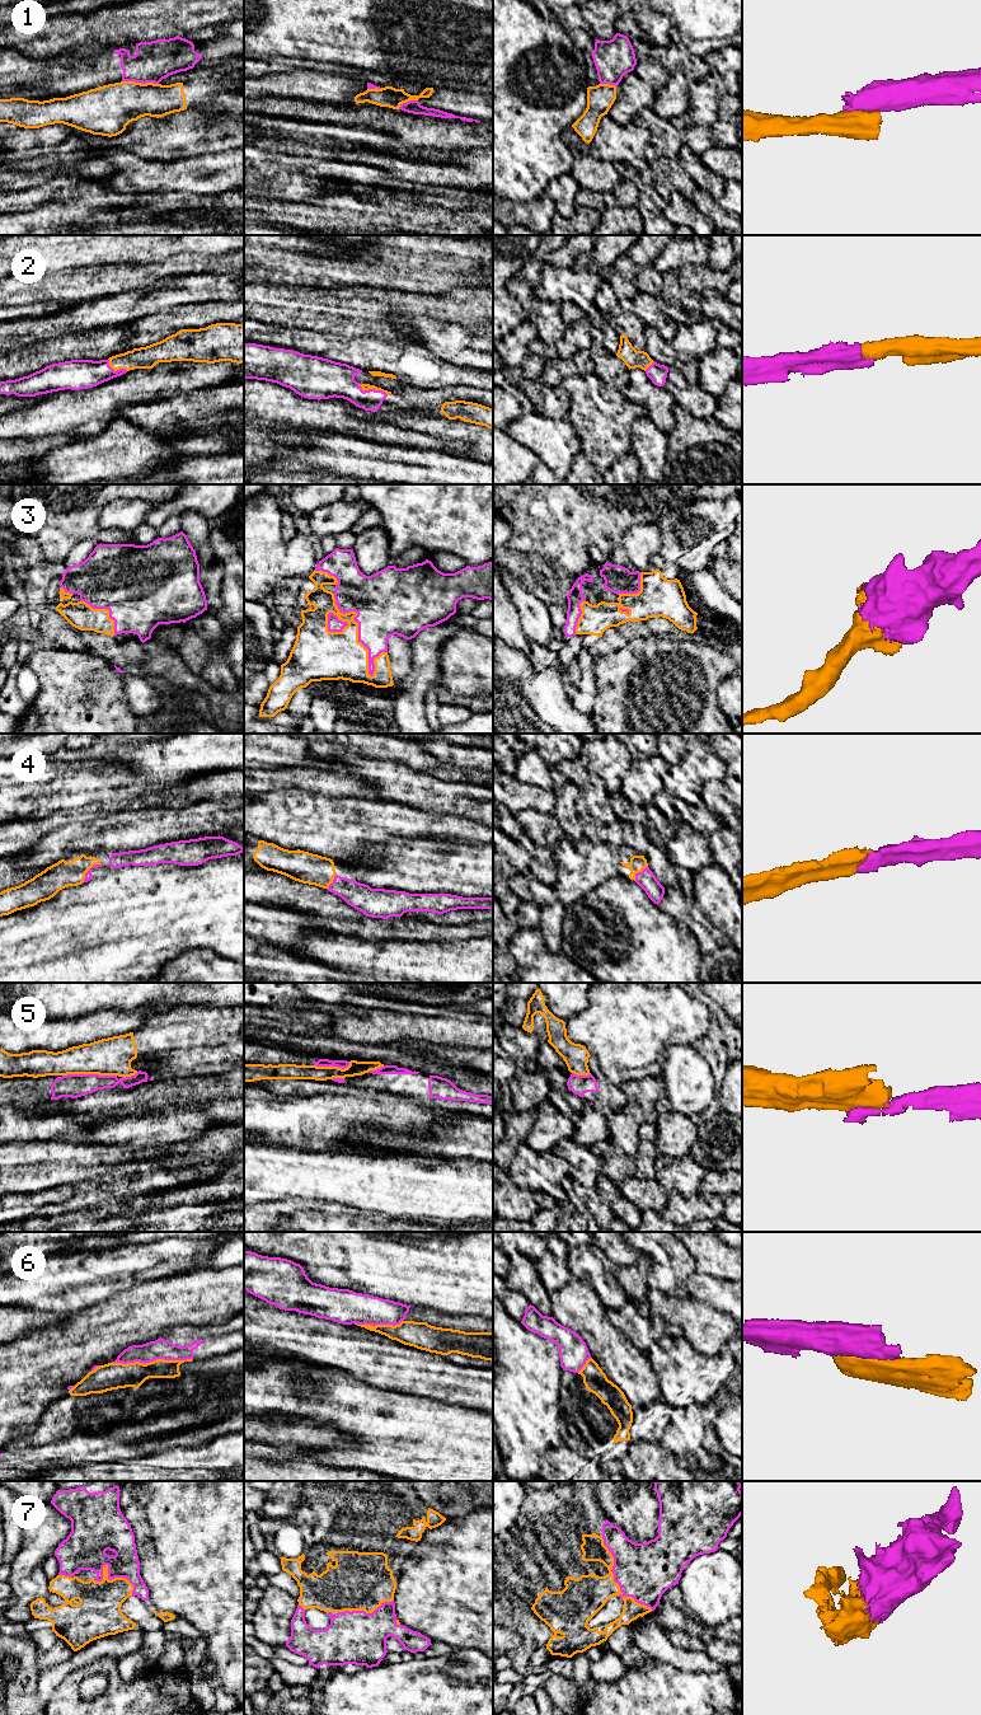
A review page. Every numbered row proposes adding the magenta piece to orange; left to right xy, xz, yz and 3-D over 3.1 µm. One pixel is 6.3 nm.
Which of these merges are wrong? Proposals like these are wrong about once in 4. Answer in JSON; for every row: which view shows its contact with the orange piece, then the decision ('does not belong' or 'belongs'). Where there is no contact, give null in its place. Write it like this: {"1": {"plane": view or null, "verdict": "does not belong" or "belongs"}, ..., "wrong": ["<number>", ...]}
{"1": {"plane": "xy", "verdict": "does not belong"}, "2": {"plane": "xz", "verdict": "belongs"}, "3": {"plane": "xz", "verdict": "belongs"}, "4": {"plane": "yz", "verdict": "belongs"}, "5": {"plane": "xy", "verdict": "does not belong"}, "6": {"plane": "xy", "verdict": "does not belong"}, "7": {"plane": "yz", "verdict": "belongs"}, "wrong": ["1", "5", "6"]}

